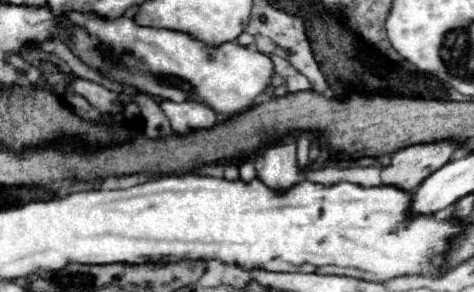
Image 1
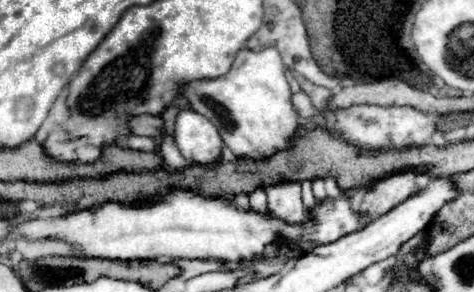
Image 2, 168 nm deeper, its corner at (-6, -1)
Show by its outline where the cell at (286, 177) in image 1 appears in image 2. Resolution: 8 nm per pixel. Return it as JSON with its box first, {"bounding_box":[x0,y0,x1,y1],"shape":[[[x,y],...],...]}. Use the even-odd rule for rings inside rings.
{"bounding_box":[265,180,305,224],"shape":[[[297,180],[269,184],[265,186],[265,194],[269,202],[269,212],[275,212],[275,216],[291,224],[299,224],[299,220],[303,220],[305,208],[301,202],[301,184]]]}

